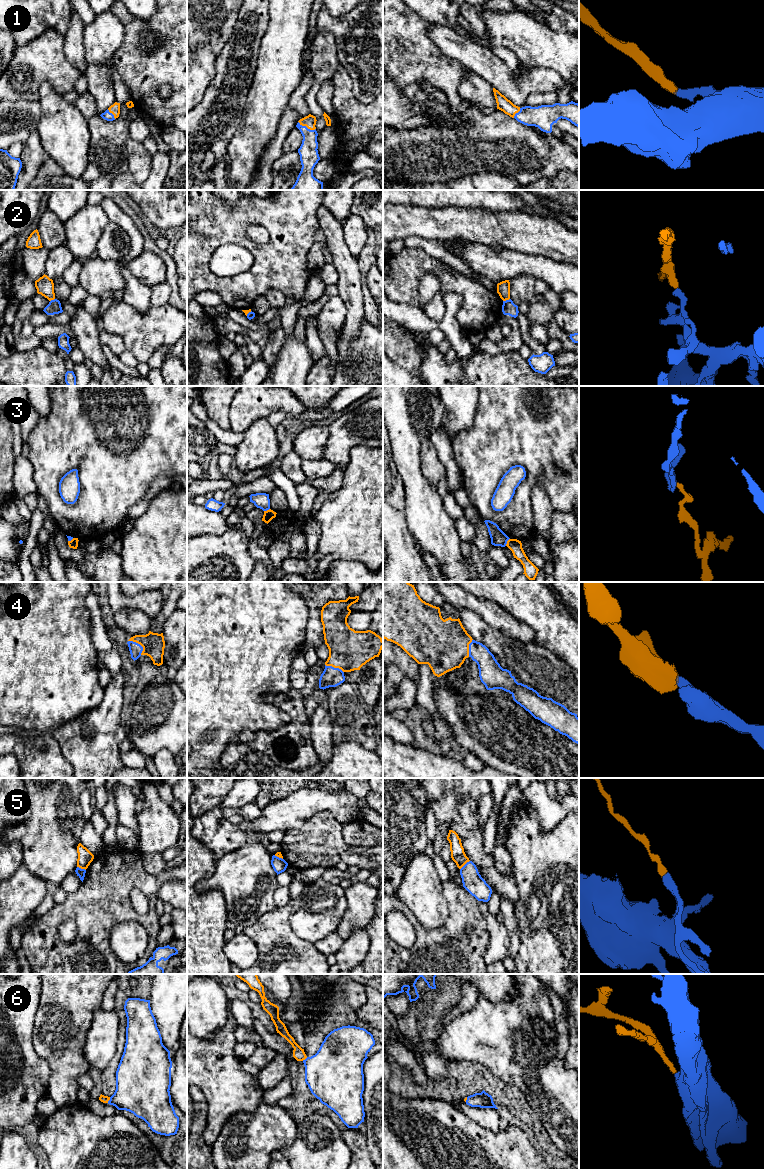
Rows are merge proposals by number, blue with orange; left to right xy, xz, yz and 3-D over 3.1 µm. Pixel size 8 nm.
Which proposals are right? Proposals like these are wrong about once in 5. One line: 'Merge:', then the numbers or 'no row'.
Merge: 1, 4, 5, 6

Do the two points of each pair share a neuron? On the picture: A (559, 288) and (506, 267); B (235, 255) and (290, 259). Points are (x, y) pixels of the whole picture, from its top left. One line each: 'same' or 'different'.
A: same
B: different

